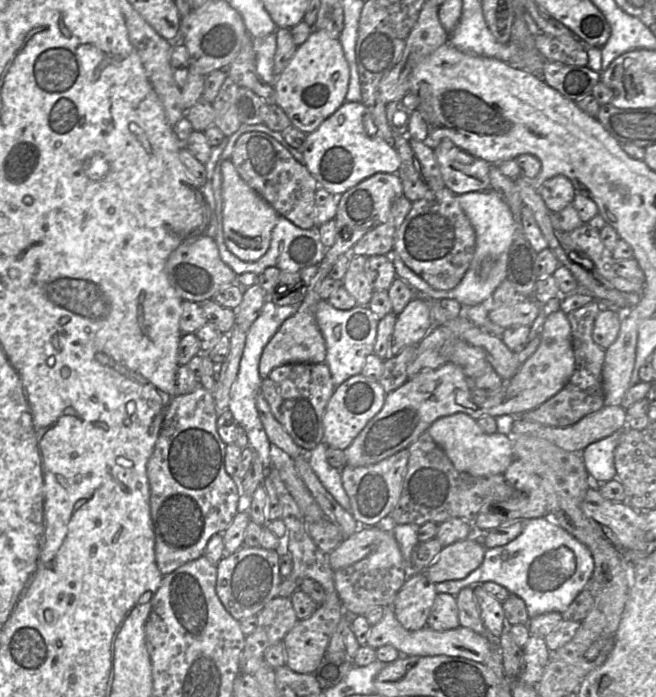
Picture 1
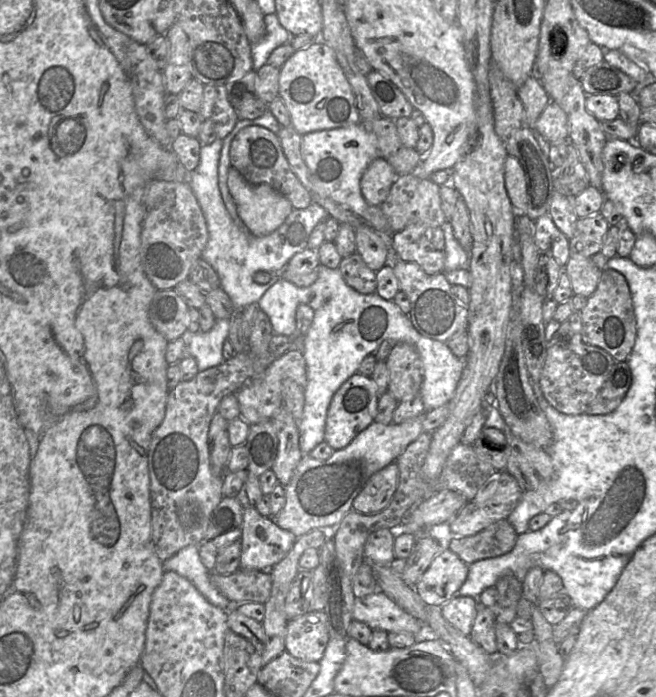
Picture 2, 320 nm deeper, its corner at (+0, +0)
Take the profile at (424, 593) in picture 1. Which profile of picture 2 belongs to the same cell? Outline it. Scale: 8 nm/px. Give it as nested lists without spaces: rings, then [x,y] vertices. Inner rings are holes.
[[[446,548],[433,559],[414,588],[428,606],[441,607],[457,596],[467,575],[468,564]]]

